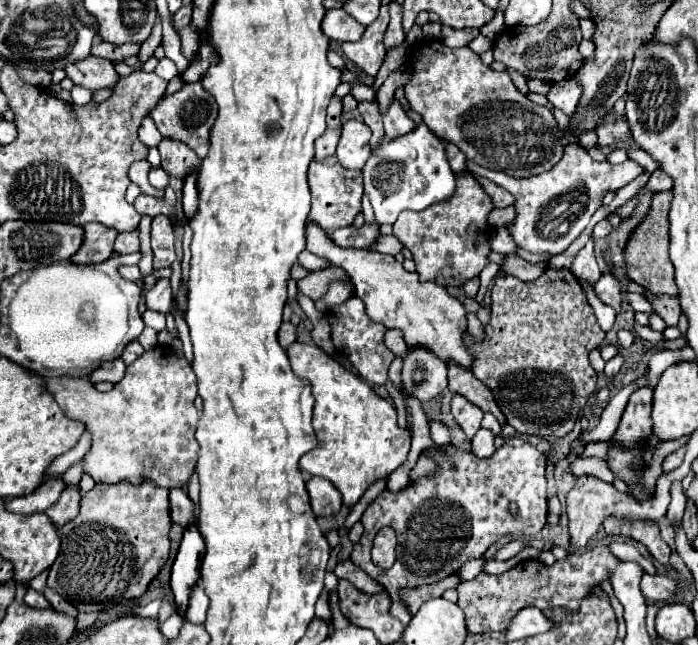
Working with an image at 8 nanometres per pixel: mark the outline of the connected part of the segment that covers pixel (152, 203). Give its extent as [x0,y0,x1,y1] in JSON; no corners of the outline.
[135,188,175,218]

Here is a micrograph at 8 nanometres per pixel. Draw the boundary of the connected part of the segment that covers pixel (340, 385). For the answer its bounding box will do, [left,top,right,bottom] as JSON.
[287,342,409,508]

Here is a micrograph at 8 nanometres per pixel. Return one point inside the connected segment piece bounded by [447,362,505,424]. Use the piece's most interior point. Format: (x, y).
(461, 380)

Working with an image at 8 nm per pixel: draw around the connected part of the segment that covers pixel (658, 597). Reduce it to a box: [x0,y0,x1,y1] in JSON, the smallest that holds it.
[639,572,677,602]

